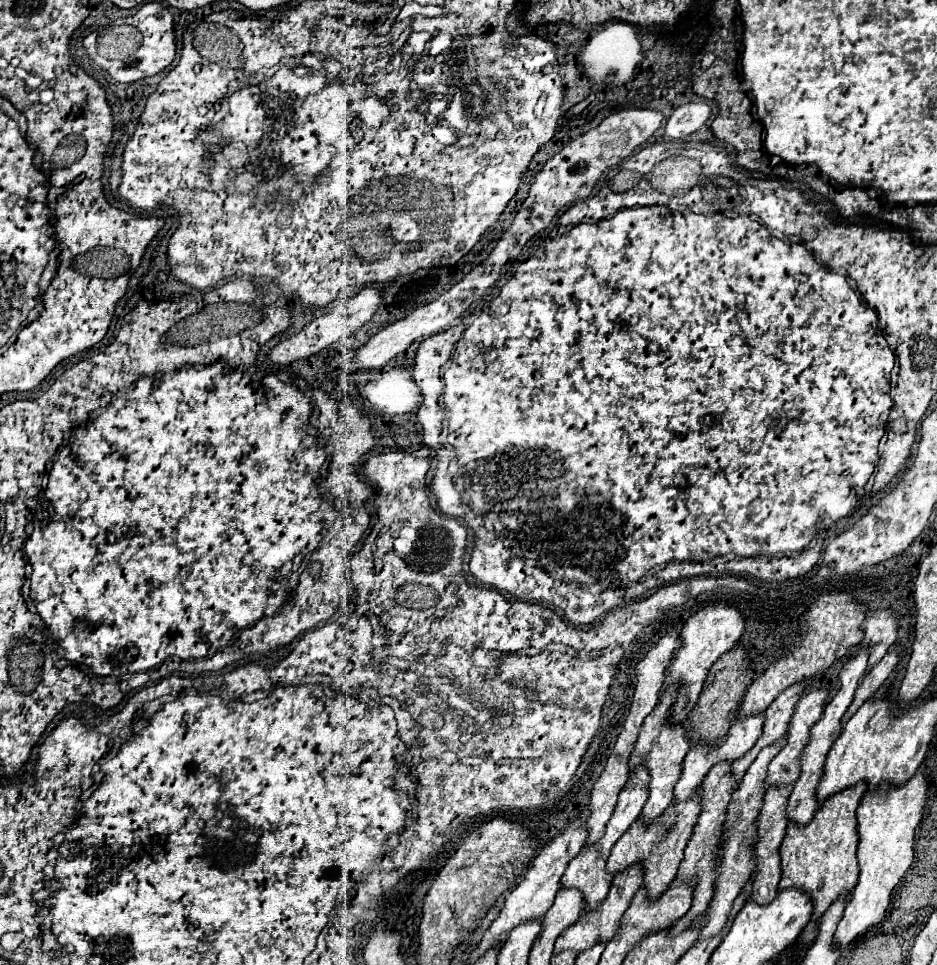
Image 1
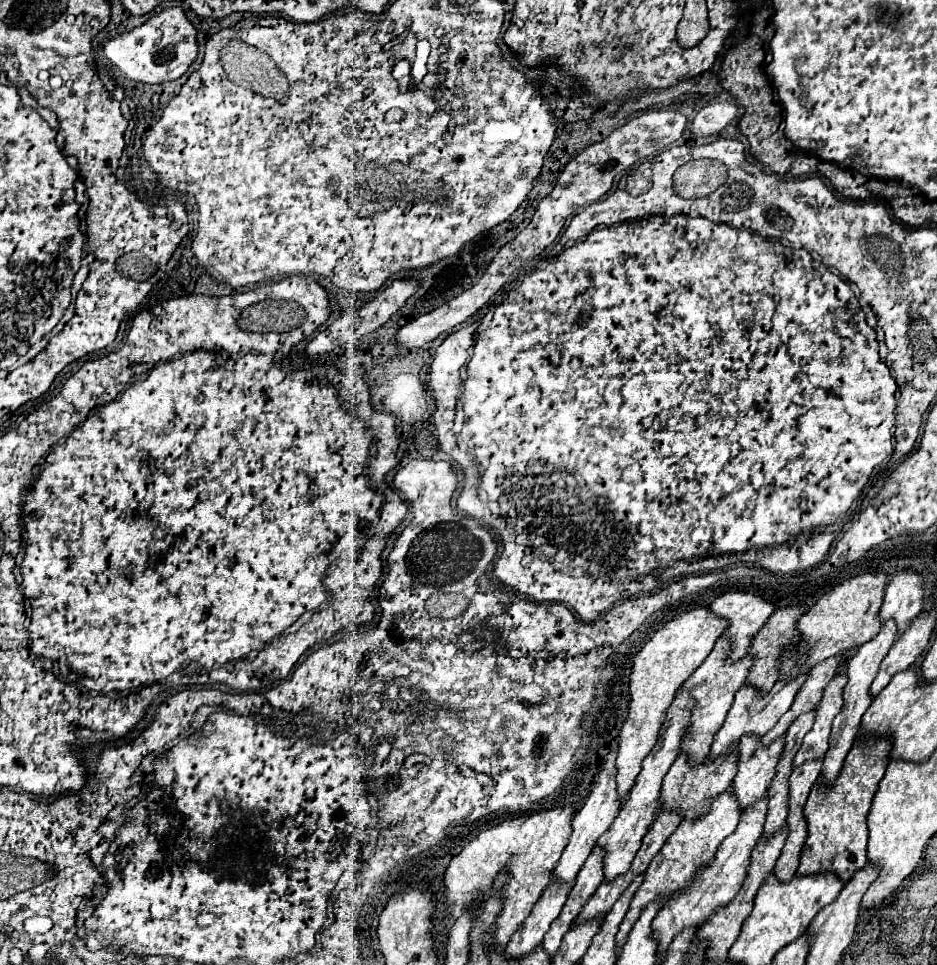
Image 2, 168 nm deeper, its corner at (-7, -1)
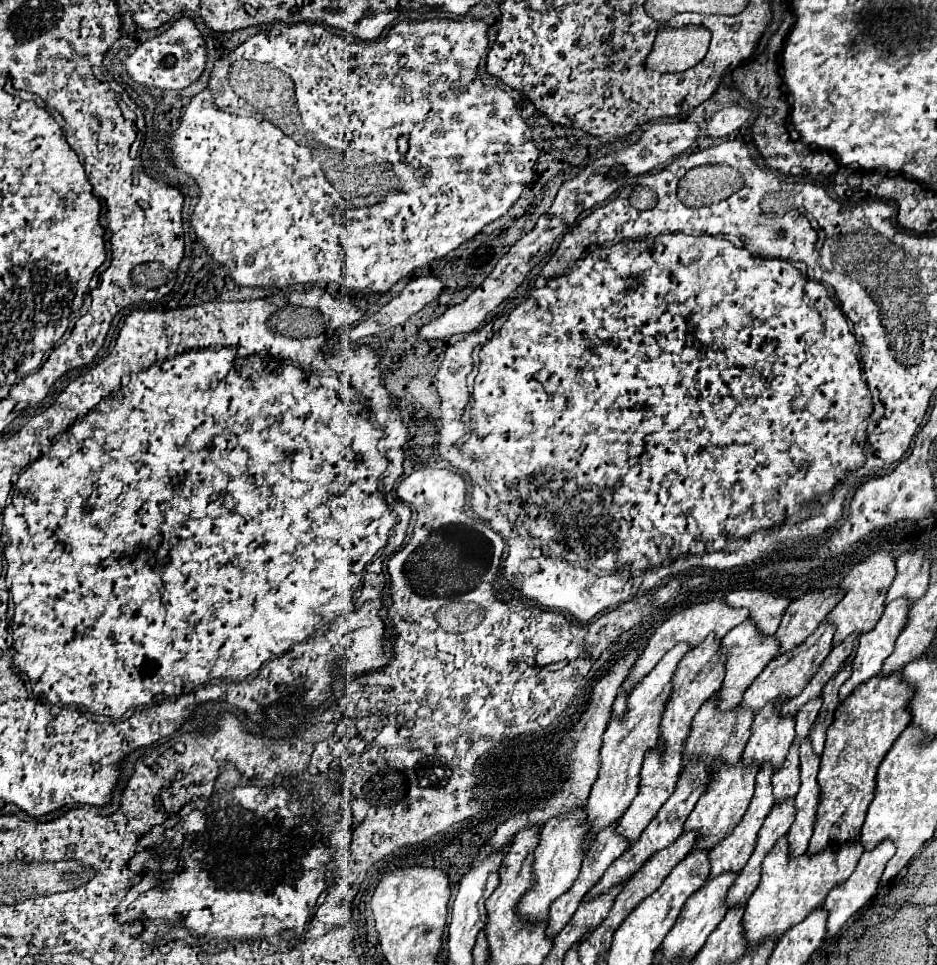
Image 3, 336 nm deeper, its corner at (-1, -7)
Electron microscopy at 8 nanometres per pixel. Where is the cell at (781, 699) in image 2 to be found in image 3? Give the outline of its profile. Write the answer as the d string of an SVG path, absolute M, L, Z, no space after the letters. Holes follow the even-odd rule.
M823 621L815 633L809 635L809 639L805 639L805 643L801 643L799 647L779 655L777 659L773 659L763 673L753 681L753 685L745 691L741 707L751 709L751 711L759 711L767 701L775 701L777 697L781 697L783 701L795 697L797 693L801 693L801 689L809 683L809 679L815 675L815 671L819 669L819 665L823 663L823 659L829 655L831 647L833 647L833 635L835 635L835 625L829 621Z

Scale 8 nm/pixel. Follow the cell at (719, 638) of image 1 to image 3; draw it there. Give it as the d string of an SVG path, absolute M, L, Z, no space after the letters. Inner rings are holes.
M741 589L741 591L731 591L725 597L725 601L731 603L733 607L747 607L751 611L749 617L757 623L757 629L765 635L775 635L781 623L781 615L785 613L785 609L793 599L763 591Z

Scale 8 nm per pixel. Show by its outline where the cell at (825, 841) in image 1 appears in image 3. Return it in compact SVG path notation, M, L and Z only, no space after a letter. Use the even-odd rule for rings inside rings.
M901 671L891 675L875 675L859 685L835 711L835 721L827 729L825 751L821 755L819 785L821 803L817 809L817 823L809 843L809 855L819 853L823 843L847 843L857 837L869 803L875 793L875 773L895 739L911 723L909 703L913 687L903 681Z

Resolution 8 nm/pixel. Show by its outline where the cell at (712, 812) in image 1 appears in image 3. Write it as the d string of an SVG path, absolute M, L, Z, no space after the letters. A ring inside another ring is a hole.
M767 703L757 711L751 725L751 739L743 751L743 763L757 761L759 765L771 761L775 769L781 767L785 755L795 739L795 717L783 715L777 703Z

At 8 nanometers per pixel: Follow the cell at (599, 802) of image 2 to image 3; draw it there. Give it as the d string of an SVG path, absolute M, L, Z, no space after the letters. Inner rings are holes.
M677 643L671 651L665 653L665 657L657 663L657 667L639 681L639 685L629 693L629 705L623 719L611 717L609 727L603 735L603 747L601 747L601 769L599 777L593 783L591 795L587 799L585 811L591 821L591 833L585 841L587 847L593 845L593 839L597 831L605 829L609 823L613 823L617 817L621 817L621 811L629 807L633 797L639 789L639 771L643 765L643 757L647 751L651 751L659 739L659 721L665 711L665 705L669 701L669 695L673 693L673 675L677 671L679 661L683 655L691 649L689 643Z

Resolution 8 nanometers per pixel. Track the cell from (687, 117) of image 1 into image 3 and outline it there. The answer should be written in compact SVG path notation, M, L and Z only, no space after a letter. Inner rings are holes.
M725 107L717 111L707 123L709 137L725 137L731 135L735 129L743 127L751 119L751 111L745 107Z

